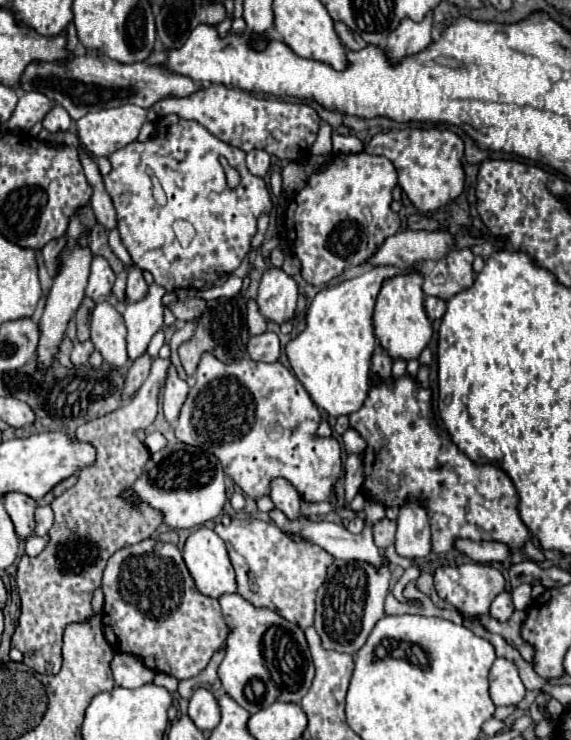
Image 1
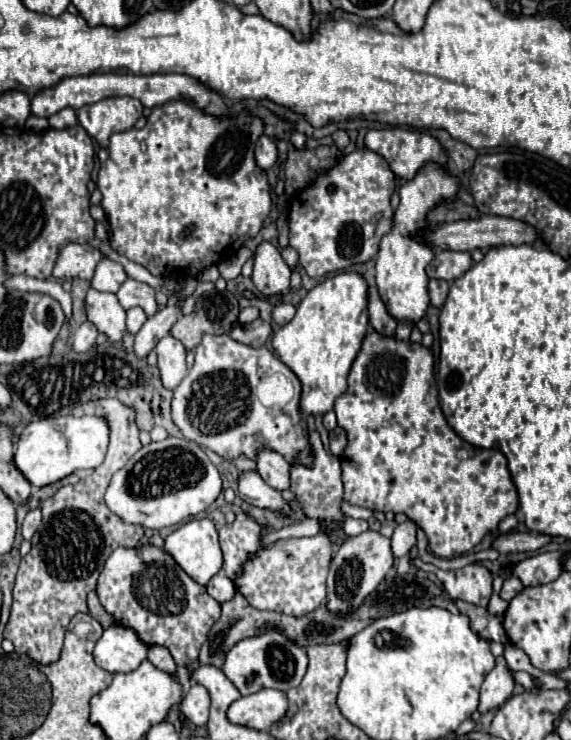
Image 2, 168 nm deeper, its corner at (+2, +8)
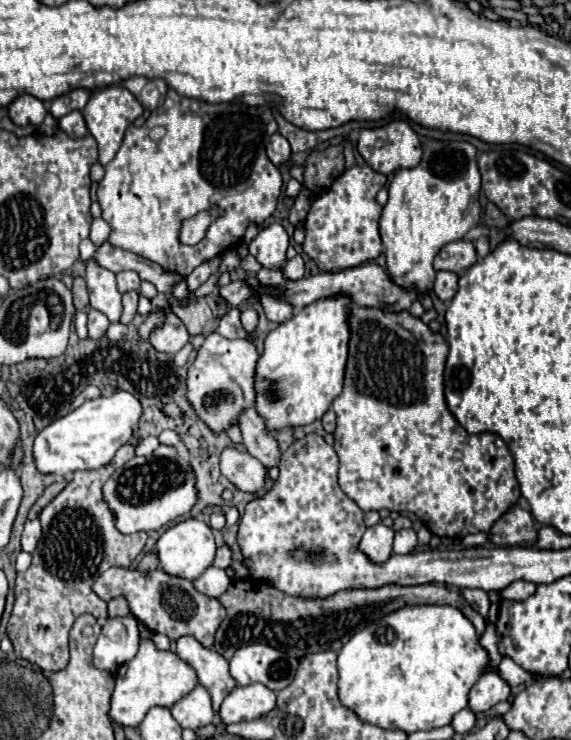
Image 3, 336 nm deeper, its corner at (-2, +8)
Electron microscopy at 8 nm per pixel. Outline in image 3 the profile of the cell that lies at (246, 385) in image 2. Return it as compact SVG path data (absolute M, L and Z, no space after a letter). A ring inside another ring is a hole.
M218 332L206 336L202 348L198 350L196 362L188 368L188 400L198 412L200 420L208 424L214 432L224 432L232 422L238 422L238 414L244 408L254 406L254 368L260 354L256 346L244 340L228 340Z

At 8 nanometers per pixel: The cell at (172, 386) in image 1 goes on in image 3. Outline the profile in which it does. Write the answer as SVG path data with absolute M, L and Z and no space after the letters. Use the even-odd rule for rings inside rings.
M170 310L164 312L162 326L156 326L156 330L152 330L150 334L150 344L160 352L170 352L170 354L176 354L188 340L190 334L184 322L180 322L180 318Z

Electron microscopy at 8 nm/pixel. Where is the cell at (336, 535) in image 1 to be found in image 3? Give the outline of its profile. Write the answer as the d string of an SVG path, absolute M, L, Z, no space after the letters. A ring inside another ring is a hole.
M228 446L220 454L220 472L240 490L258 492L264 488L266 468L262 462L252 458L248 452Z

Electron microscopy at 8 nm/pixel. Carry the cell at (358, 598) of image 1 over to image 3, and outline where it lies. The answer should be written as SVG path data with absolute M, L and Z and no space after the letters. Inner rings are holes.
M374 524L366 528L360 550L372 560L372 562L386 562L392 554L392 540L394 540L394 530L384 526L384 524Z

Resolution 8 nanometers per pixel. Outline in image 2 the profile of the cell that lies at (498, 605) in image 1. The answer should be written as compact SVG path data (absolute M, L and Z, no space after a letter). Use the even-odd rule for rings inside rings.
M516 576L506 578L506 580L504 580L504 586L502 586L502 590L500 590L500 598L506 600L506 602L510 602L522 588L524 588L524 586L522 586L522 582L520 582Z

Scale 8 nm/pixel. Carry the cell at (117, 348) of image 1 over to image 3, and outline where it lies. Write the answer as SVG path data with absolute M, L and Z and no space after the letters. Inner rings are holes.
M86 260L86 276L84 276L90 292L92 308L104 312L110 322L118 322L122 314L122 294L116 288L116 274L96 266L96 260Z

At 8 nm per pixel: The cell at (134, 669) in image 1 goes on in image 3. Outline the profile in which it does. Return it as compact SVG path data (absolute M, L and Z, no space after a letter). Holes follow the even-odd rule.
M108 618L94 646L94 666L102 670L116 672L118 666L130 662L140 644L136 618Z

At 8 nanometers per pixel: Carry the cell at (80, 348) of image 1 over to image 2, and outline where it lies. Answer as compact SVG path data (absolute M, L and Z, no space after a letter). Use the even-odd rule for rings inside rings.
M86 320L82 326L78 326L78 328L74 330L74 336L72 336L72 350L76 350L76 352L90 350L92 344L94 344L94 340L96 340L96 336L98 336L96 326Z

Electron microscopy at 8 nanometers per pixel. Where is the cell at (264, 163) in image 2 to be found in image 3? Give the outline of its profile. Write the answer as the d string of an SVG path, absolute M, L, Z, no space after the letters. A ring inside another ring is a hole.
M276 132L270 138L270 144L266 146L266 152L268 152L268 158L272 160L272 164L280 166L280 164L284 164L290 158L290 144L288 144L288 140L282 134Z

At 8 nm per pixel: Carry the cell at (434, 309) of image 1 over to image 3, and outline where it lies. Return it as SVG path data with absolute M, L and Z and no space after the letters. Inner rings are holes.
M440 270L436 274L436 280L434 280L434 292L436 292L436 296L442 302L448 302L448 300L454 298L456 290L458 290L458 276L454 272Z

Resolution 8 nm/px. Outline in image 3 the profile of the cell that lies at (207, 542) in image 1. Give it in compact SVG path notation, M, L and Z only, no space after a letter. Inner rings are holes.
M194 518L182 520L182 522L174 524L172 528L168 528L158 538L158 542L156 542L154 548L156 548L156 554L158 554L160 568L166 574L180 576L180 578L186 578L186 580L198 578L212 564L214 554L216 554L216 544L214 544L212 530L208 528L208 524L204 524L200 520L194 520Z

